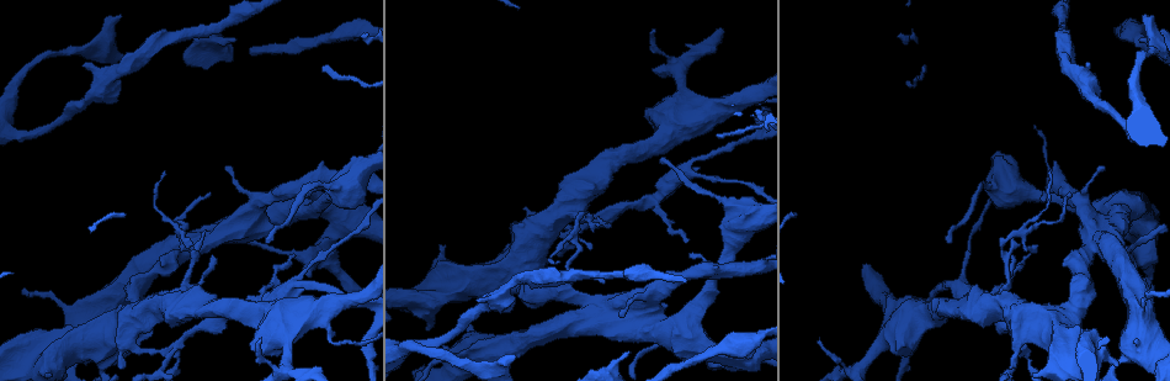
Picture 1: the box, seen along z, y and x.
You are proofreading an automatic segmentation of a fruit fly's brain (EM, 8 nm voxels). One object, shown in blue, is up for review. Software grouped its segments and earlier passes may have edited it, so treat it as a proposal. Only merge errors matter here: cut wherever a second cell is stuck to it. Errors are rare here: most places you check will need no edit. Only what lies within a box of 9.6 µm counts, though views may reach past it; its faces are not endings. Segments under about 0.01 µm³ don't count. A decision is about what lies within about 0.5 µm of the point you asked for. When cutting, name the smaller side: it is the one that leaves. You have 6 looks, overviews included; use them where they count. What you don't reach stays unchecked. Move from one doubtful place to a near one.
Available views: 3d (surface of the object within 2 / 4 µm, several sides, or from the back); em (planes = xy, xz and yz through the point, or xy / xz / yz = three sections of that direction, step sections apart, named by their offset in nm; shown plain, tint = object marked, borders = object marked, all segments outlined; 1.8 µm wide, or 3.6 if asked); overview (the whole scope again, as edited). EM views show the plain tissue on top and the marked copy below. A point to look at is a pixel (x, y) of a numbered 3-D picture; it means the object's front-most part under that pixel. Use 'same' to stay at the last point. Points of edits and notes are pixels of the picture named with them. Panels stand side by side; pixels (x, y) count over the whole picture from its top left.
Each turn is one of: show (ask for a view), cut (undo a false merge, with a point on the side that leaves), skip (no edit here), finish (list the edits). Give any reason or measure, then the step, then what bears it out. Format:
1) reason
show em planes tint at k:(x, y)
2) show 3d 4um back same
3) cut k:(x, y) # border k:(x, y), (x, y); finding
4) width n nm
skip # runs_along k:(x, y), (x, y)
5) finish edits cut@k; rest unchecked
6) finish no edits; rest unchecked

looks like a crossing
show 3d 2um at 1:(1022, 351)

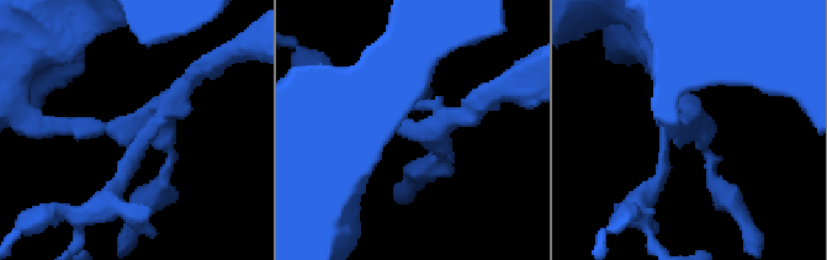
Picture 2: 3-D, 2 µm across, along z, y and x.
arms 4
show em planes tint at 2:(110, 130)

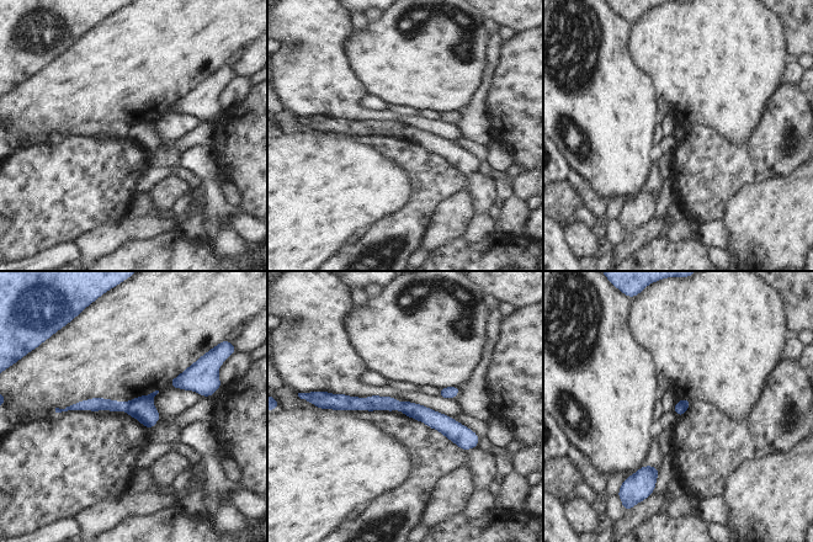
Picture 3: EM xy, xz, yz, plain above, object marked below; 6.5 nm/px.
cut 3:(141, 408) # border 3:(122, 403), (123, 408); a second cell is stuck on

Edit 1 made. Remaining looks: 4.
thin neck
show em 3.6um planes tint at 1:(70, 311)

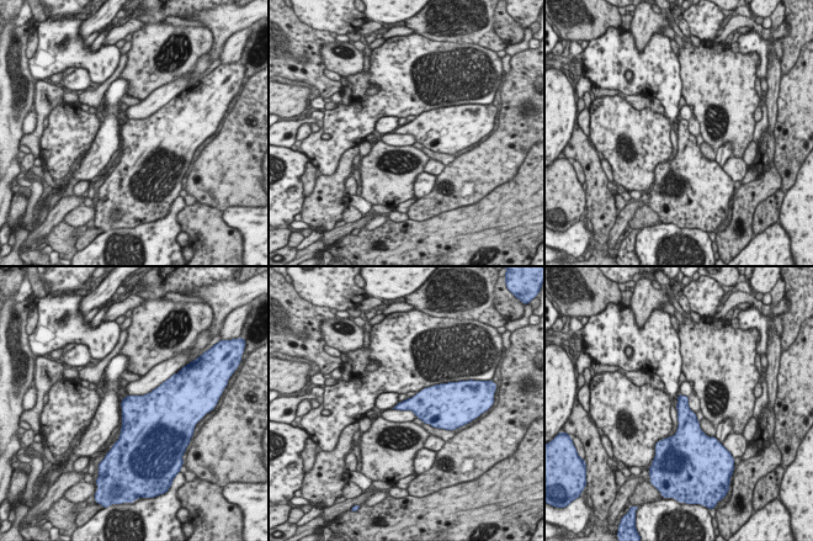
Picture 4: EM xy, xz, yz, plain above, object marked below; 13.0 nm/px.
skip # one cell here

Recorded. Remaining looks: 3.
abrupt turn
show em 3.6um yz step 16 tint at 1:(1088, 250)

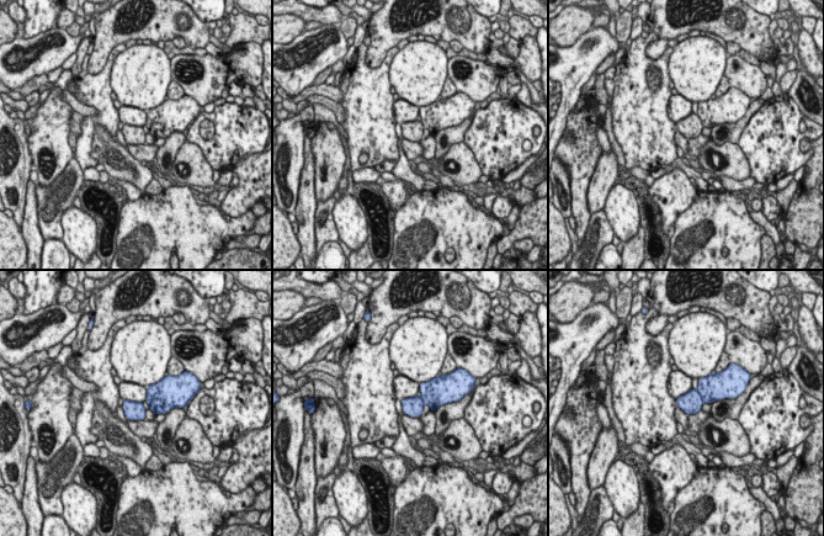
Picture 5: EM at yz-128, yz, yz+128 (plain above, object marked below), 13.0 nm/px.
show em 3.6um planes tint same

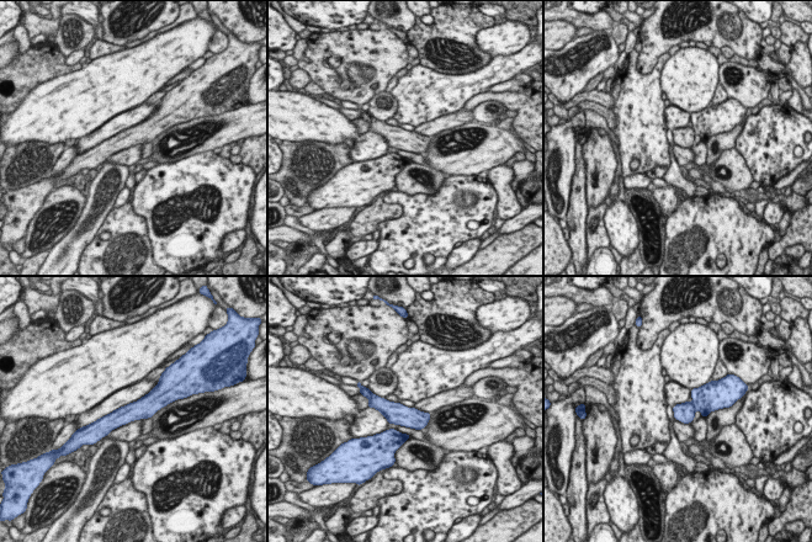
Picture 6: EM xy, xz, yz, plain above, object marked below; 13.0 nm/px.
skip # runs_along 6:(163, 403), (150, 403), (96, 425); one cell here

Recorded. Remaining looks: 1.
finish edits cut@3; rest unchecked

